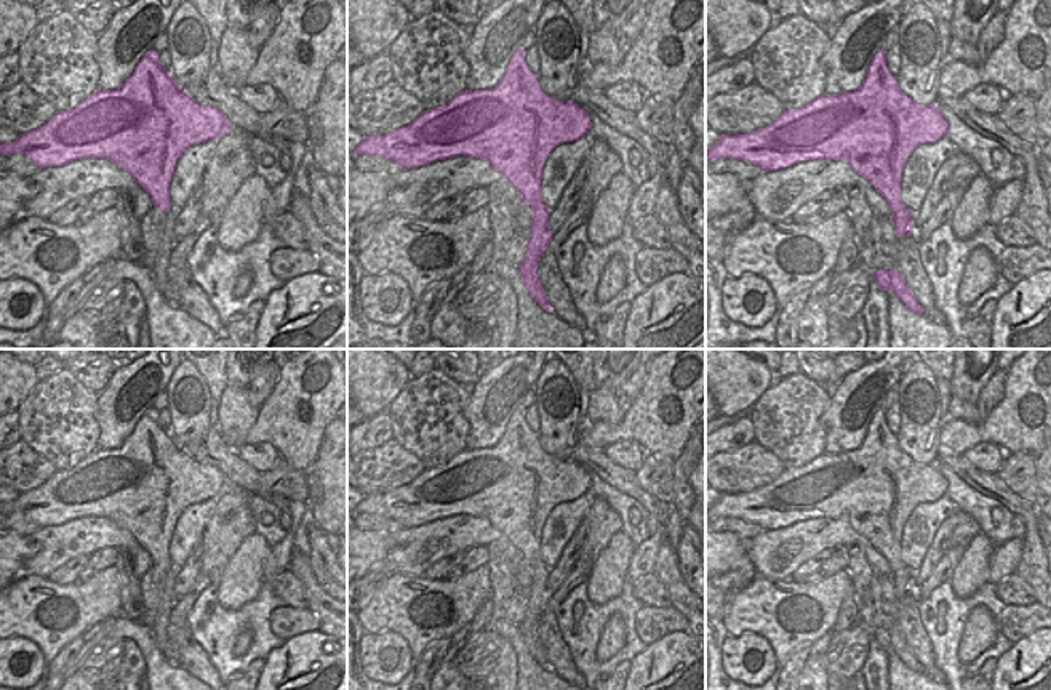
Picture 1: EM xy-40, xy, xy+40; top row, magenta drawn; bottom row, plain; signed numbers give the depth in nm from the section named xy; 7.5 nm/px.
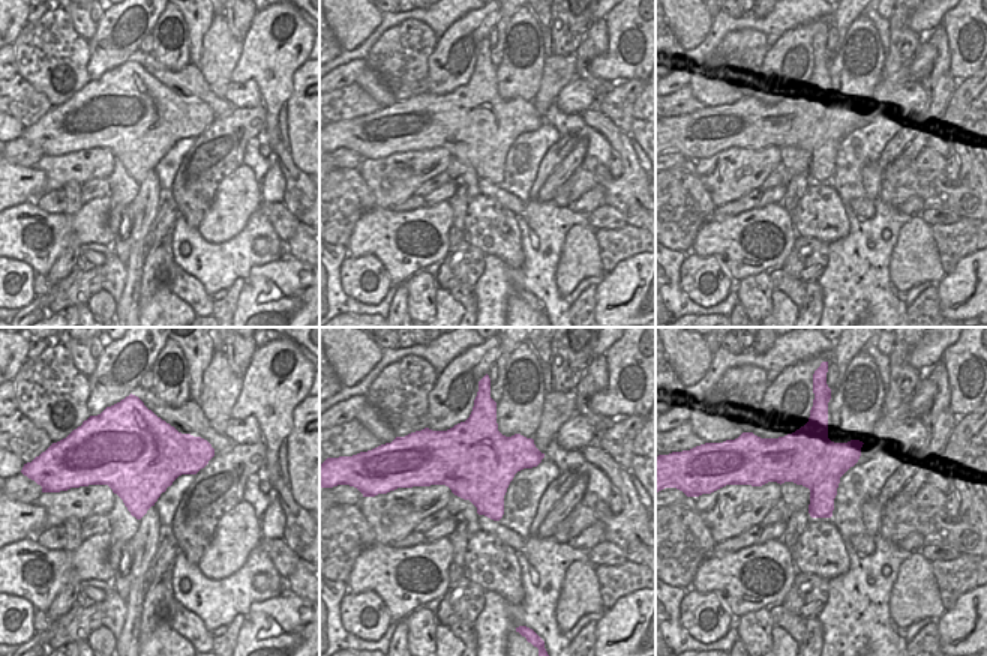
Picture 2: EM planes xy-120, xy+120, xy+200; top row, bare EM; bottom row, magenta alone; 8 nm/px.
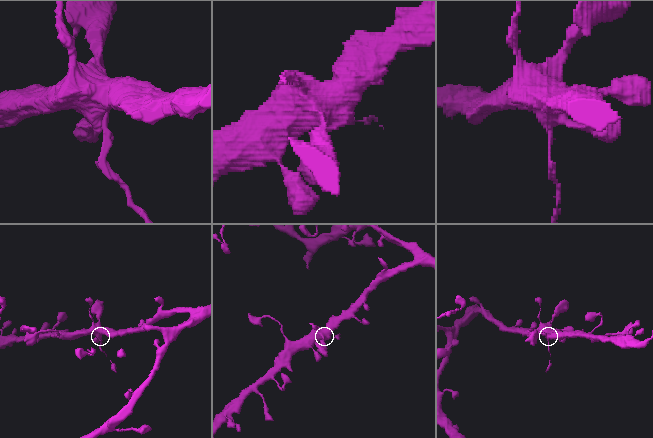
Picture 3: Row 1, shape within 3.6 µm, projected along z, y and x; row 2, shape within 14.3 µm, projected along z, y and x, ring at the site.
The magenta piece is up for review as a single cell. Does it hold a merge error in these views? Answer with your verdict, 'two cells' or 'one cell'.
two cells

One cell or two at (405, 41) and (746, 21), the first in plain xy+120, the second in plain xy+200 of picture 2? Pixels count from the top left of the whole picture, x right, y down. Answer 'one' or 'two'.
two

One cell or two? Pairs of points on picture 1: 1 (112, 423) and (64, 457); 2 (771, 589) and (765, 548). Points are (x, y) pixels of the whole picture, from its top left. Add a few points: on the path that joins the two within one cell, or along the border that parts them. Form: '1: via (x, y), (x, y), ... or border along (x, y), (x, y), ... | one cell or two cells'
1: border along (99, 394), (96, 412), (98, 447) | two cells
2: border along (759, 575), (789, 578) | two cells

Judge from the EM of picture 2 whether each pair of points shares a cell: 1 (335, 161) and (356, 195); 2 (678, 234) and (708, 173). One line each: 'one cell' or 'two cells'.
1: two cells
2: two cells

